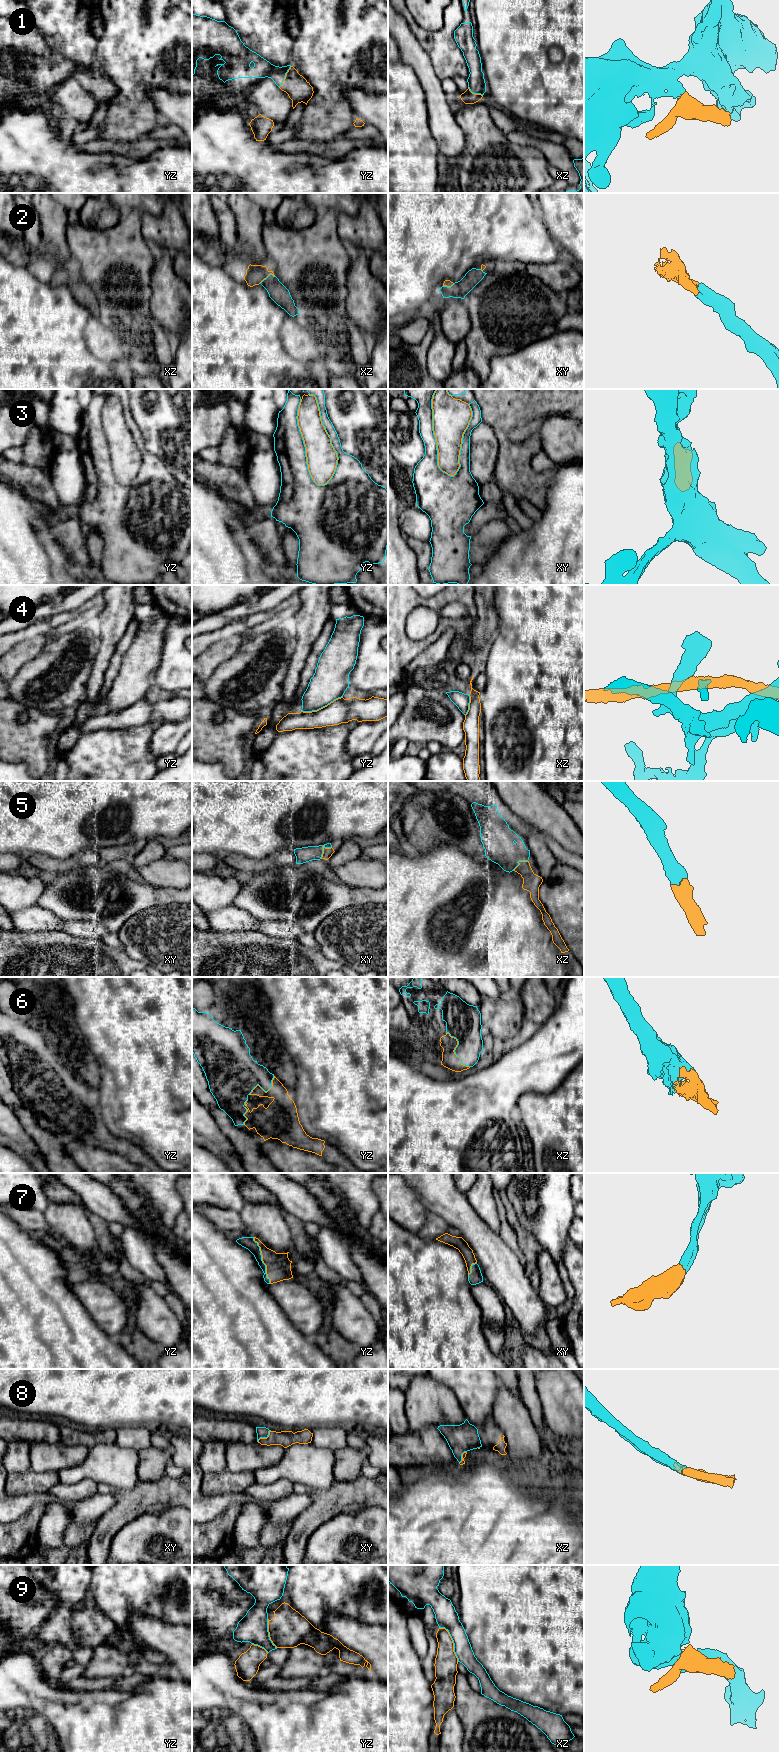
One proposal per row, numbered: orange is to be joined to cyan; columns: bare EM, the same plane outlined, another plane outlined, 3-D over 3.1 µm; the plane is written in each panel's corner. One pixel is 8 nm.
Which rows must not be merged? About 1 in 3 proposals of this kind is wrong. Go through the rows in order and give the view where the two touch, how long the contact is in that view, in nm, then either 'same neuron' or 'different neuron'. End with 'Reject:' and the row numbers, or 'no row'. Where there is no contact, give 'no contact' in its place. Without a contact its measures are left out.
1: yz | 200 nm | same neuron
2: xz | 140 nm | same neuron
3: yz | 750 nm | different neuron
4: yz | 360 nm | different neuron
5: xy | 140 nm | same neuron
6: xz | 340 nm | same neuron
7: yz | 400 nm | same neuron
8: xy | 140 nm | same neuron
9: xz | 320 nm | different neuron
Reject: 3, 4, 9

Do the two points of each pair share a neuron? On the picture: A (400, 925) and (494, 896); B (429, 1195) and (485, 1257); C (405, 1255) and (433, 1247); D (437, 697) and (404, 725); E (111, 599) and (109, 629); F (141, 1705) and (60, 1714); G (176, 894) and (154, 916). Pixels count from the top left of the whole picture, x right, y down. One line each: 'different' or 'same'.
A: same
B: same
C: same
D: same
E: same
F: same
G: different

